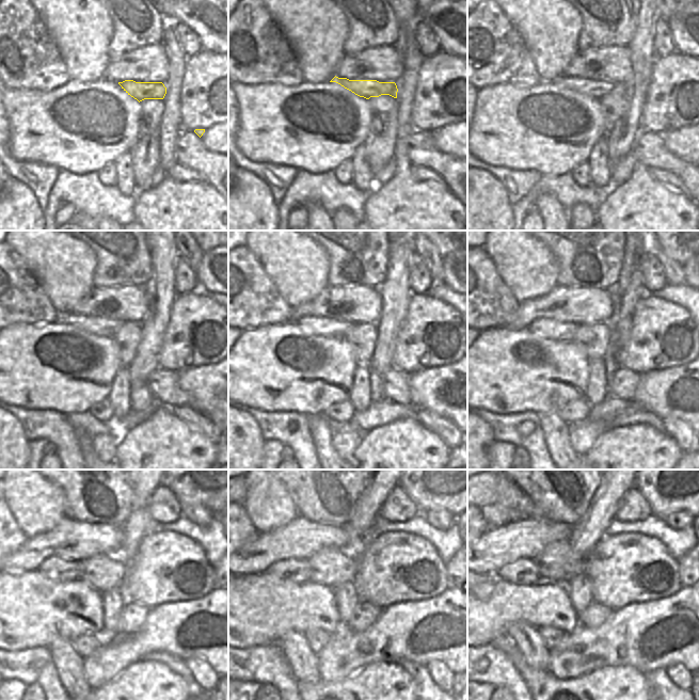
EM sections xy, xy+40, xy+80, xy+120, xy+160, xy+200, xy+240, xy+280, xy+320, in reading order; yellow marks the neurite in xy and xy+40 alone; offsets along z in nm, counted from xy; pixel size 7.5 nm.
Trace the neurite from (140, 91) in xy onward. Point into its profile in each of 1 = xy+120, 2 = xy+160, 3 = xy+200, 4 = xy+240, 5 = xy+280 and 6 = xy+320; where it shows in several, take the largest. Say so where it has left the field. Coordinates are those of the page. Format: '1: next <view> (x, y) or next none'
1: next xy+120 (98, 325)
2: next xy+160 (319, 325)
3: next xy+200 (551, 329)
4: next xy+240 (57, 569)
5: next xy+280 (295, 570)
6: next xy+320 (525, 571)

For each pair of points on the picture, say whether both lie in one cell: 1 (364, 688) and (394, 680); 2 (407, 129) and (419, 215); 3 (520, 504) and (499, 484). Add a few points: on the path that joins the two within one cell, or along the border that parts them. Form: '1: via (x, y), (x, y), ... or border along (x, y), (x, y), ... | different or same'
1: via (371, 688), (386, 687) | same
2: via (401, 150), (402, 193) | same
3: via (514, 498), (505, 490) | same

